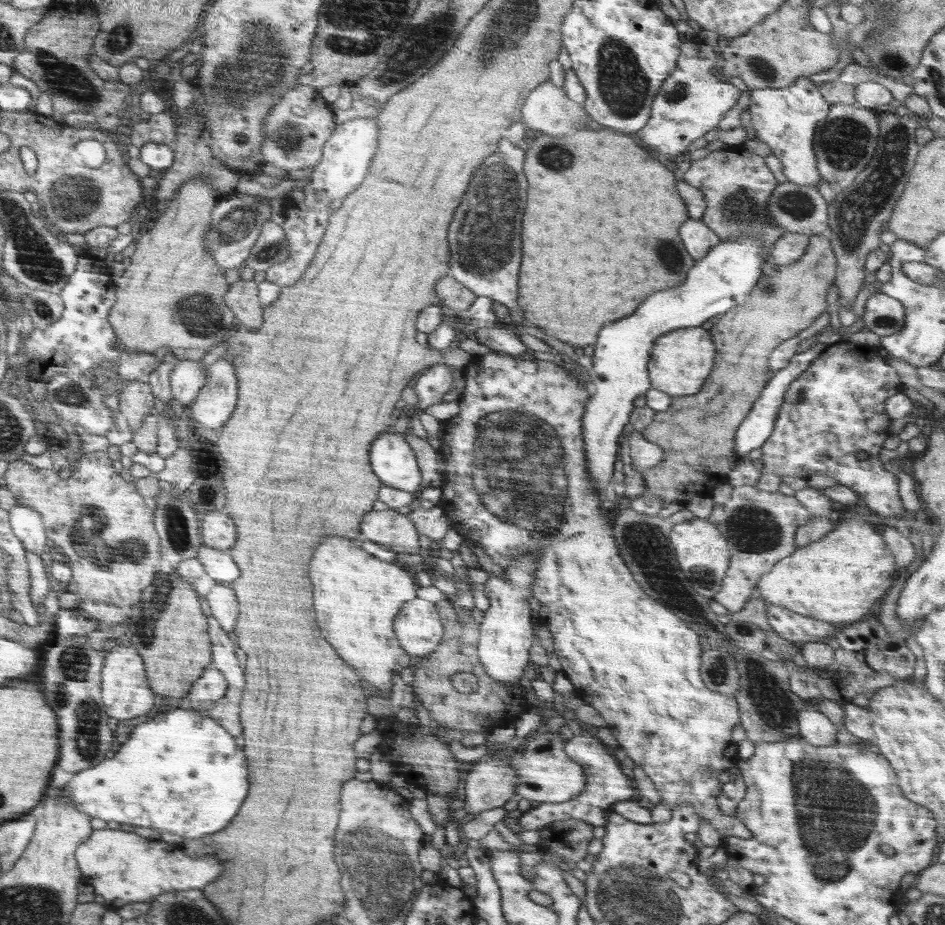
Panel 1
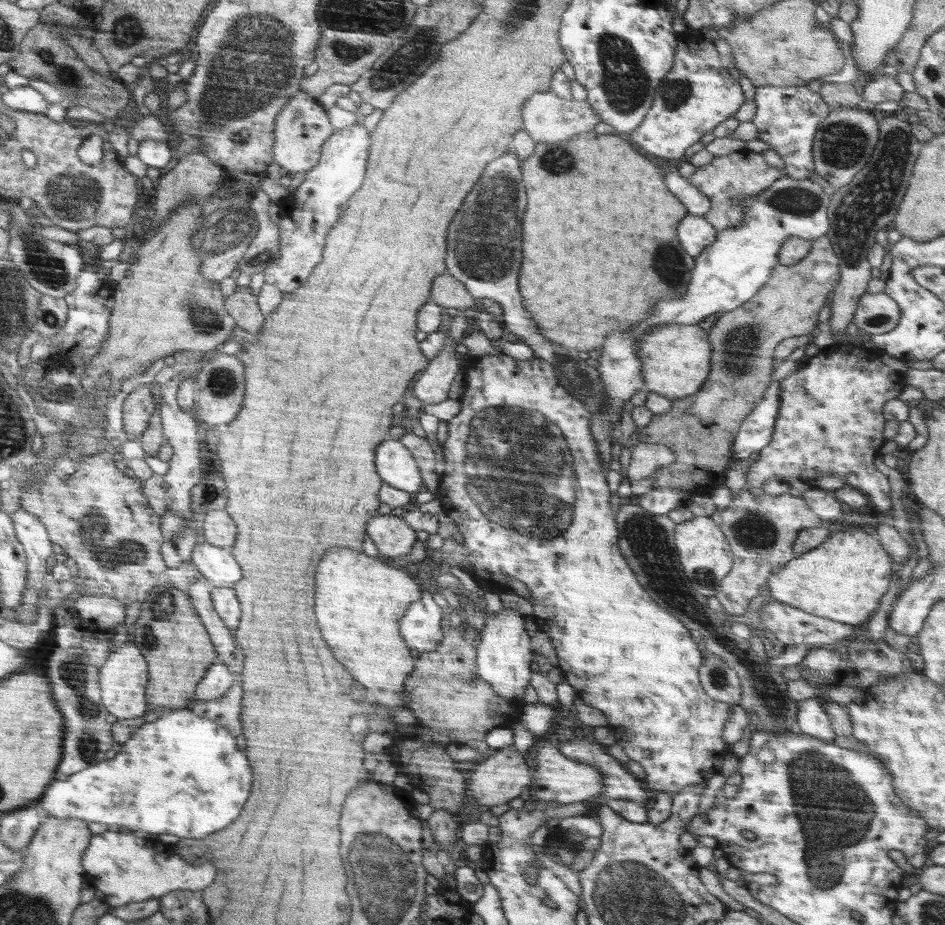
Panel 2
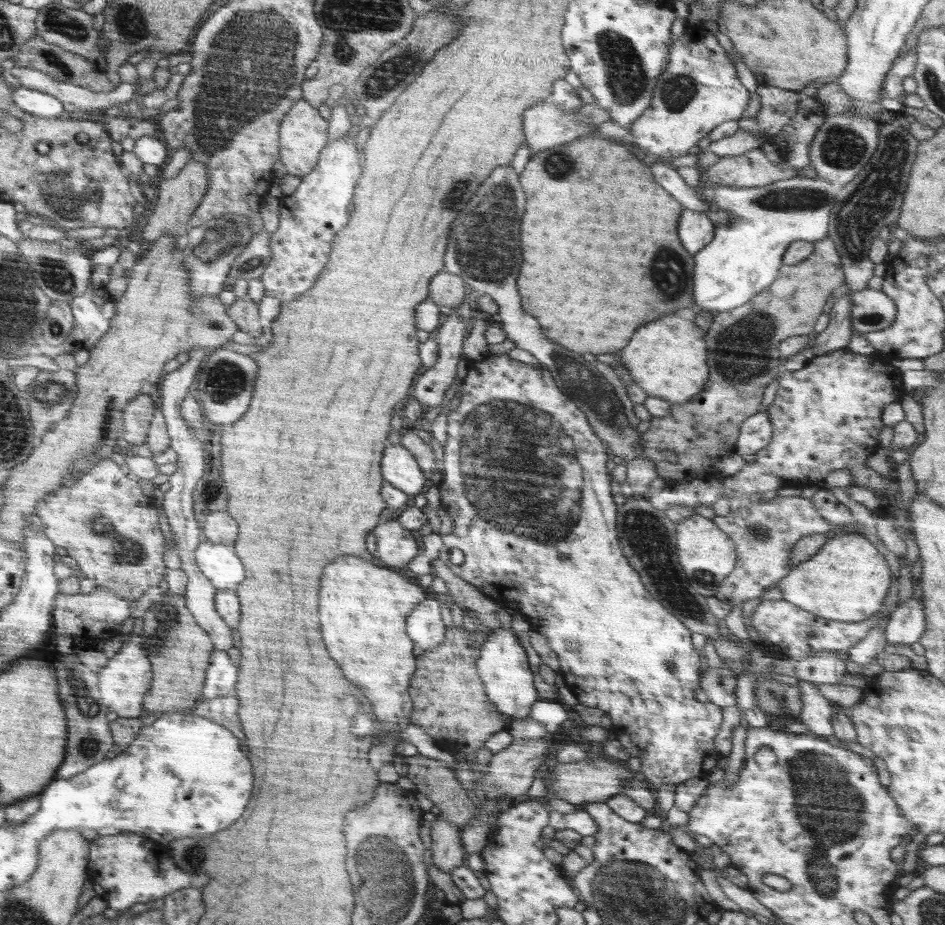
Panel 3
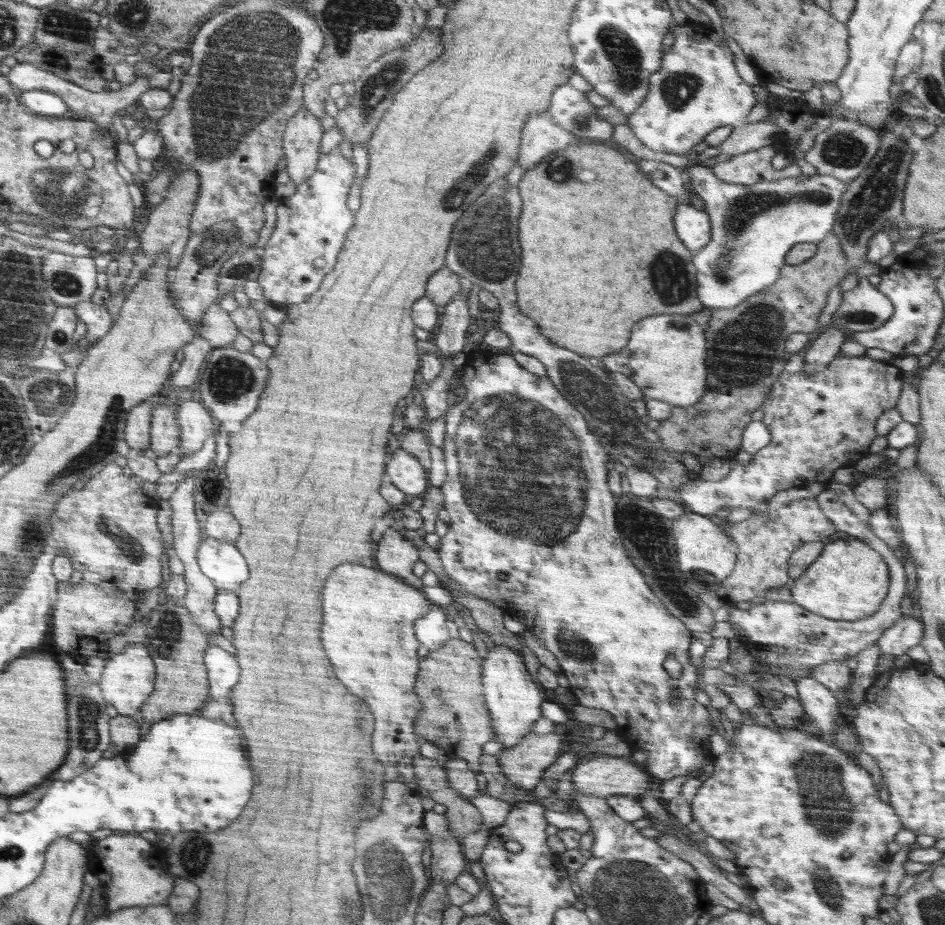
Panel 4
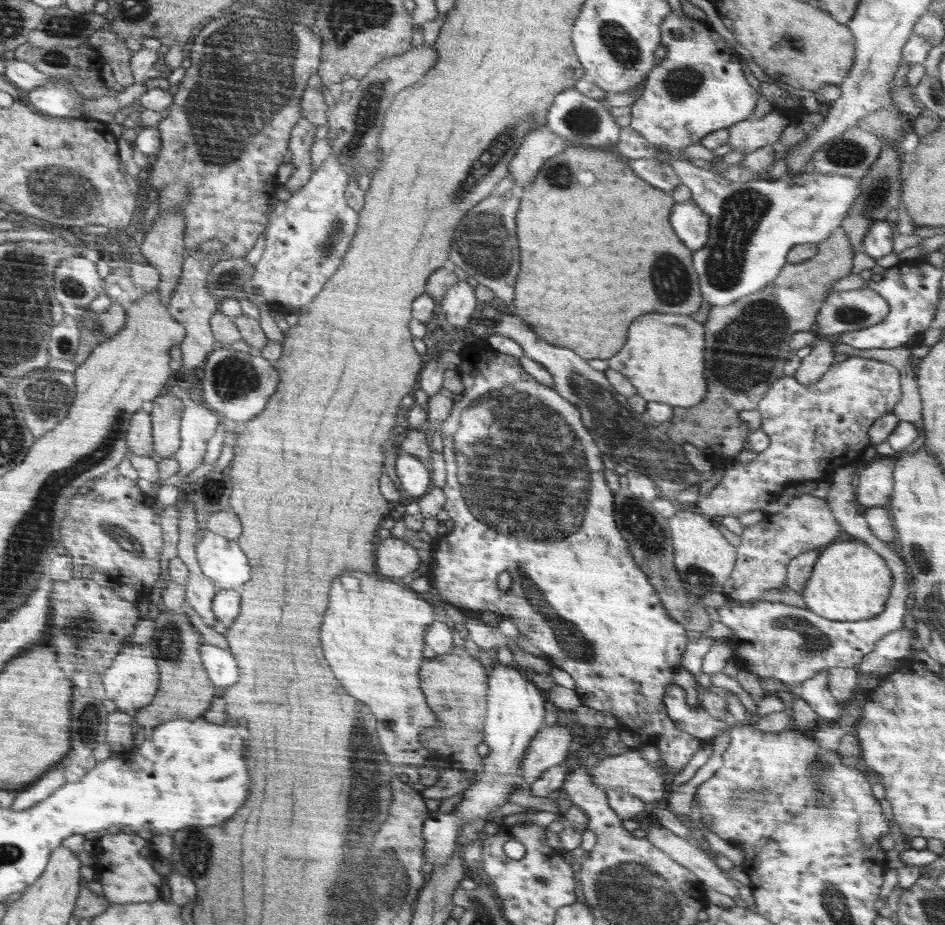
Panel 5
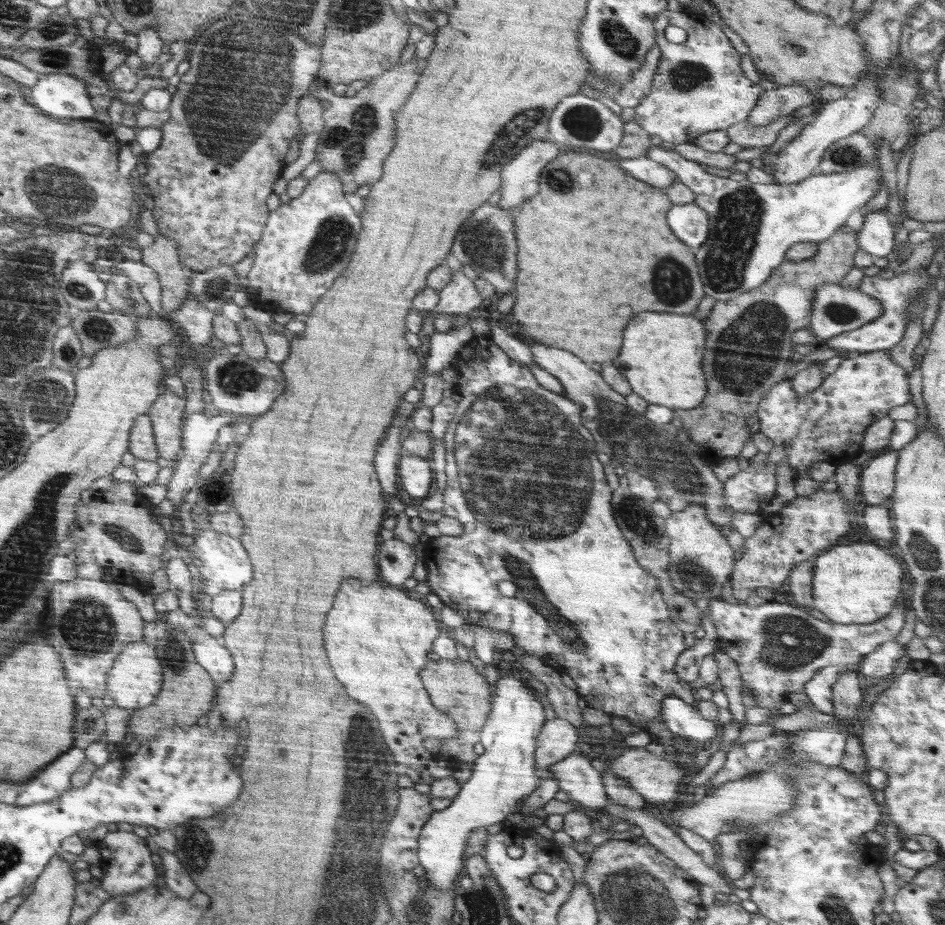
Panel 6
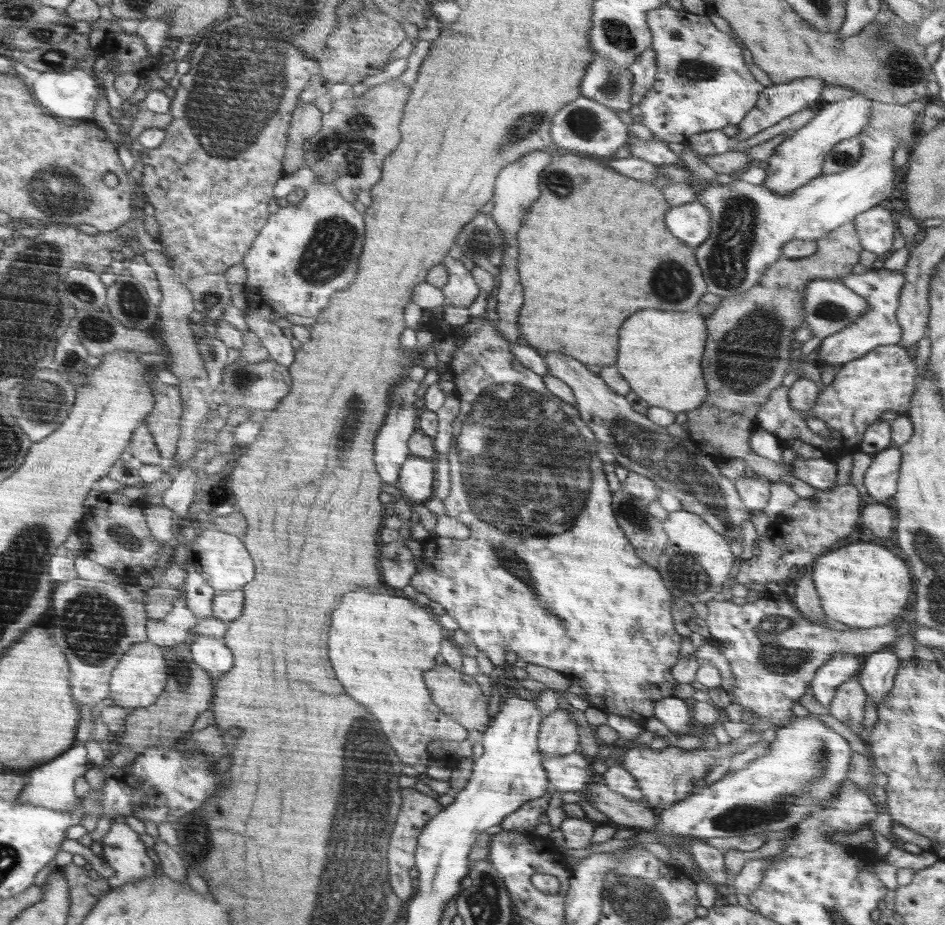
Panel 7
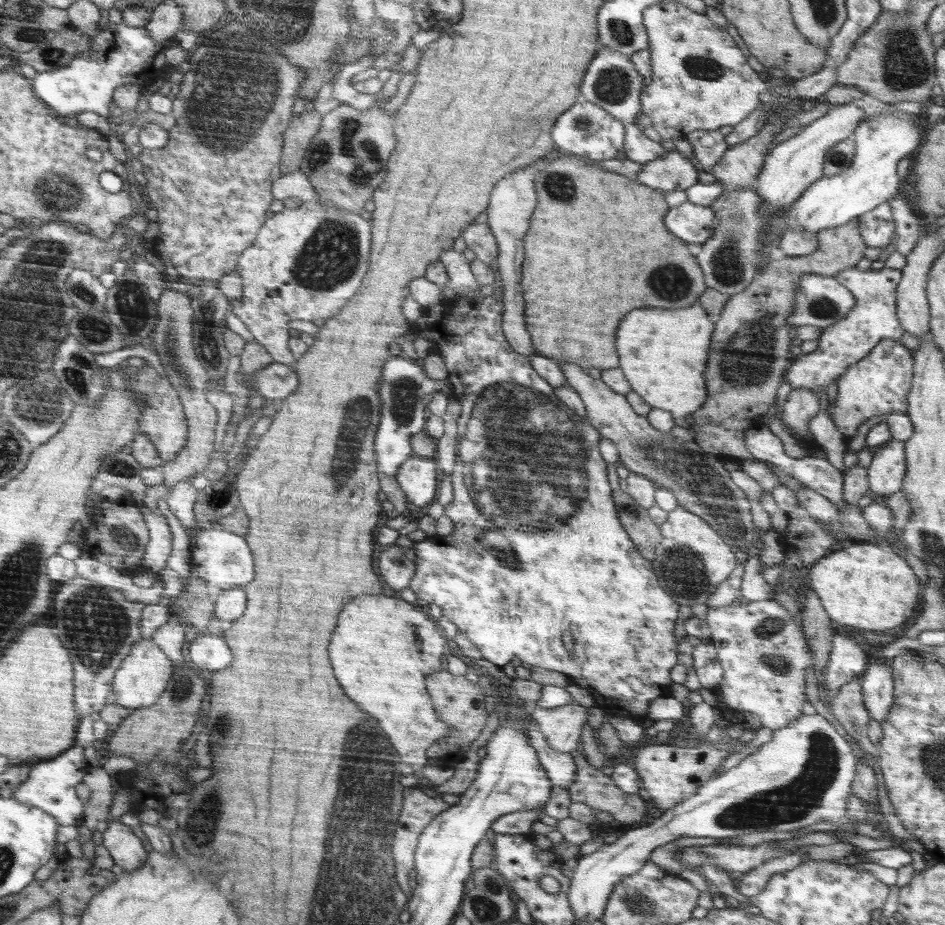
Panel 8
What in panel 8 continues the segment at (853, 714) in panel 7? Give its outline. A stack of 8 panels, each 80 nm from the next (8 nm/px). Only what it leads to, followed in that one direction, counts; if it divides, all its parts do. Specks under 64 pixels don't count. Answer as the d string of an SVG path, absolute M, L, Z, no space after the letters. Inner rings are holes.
M860 675L840 687L837 695L830 702L831 710L836 720L842 724L842 728L859 742L863 750L872 756L878 756L878 748L868 739L870 718L864 706L861 684Z

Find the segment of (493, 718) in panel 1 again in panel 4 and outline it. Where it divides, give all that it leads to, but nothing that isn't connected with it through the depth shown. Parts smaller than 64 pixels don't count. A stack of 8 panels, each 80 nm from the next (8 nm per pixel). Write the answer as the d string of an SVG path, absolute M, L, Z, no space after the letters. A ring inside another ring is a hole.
M464 635L462 638L448 640L445 646L430 651L428 656L423 658L415 687L416 694L420 699L420 706L423 707L420 717L417 717L416 734L420 734L432 744L447 751L446 754L452 757L456 750L462 750L462 746L468 746L468 750L464 752L468 756L465 760L470 770L473 771L479 771L480 769L482 745L493 738L491 713L487 704L486 691L483 689L482 678L482 660L480 660L478 652L474 650L472 640Z

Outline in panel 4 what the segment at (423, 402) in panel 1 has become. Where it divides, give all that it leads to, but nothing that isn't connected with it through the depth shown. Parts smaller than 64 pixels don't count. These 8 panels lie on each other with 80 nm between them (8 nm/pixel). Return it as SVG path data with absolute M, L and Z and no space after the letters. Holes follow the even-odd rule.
M462 290L441 307L440 318L440 332L434 335L436 346L442 357L450 361L454 359L453 355L463 350L464 341L467 339L466 330L471 325L472 316L468 311L467 296ZM441 363L441 373L431 382L419 381L418 390L424 398L424 409L426 411L427 422L435 418L440 418L447 412L447 394L449 390L448 380L452 379L456 371L452 363Z

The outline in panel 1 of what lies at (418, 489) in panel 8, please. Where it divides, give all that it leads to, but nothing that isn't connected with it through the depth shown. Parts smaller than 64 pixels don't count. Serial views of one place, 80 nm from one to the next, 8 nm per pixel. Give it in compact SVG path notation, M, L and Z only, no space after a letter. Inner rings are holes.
M386 432L372 444L372 466L385 485L416 493L420 482L420 471L416 466L415 451L407 442L407 433Z

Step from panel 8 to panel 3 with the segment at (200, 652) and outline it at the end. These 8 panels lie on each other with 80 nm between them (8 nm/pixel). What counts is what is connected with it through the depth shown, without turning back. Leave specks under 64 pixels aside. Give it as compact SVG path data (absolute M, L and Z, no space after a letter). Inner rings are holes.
M216 650L216 658L212 658L212 670L208 670L208 682L204 681L203 697L202 700L208 700L208 698L218 698L218 696L226 696L234 684L236 684L236 666L230 662L228 654L224 650Z

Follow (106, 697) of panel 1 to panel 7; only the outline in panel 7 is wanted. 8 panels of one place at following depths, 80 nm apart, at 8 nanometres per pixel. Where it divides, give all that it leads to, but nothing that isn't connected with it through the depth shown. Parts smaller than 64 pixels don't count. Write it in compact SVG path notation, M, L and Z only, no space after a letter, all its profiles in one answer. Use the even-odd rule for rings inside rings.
M141 642L132 646L128 654L119 661L111 676L110 698L114 705L128 709L144 708L155 705L167 683L167 666L163 655L163 648L153 642Z

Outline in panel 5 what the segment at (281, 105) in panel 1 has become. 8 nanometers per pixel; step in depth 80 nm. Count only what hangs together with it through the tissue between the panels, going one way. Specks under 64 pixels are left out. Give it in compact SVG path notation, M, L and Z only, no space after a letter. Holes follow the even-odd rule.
M304 118L300 119L295 128L292 129L291 150L288 152L292 154L290 164L293 164L295 169L288 181L283 184L288 192L298 192L314 176L313 170L310 170L310 154L308 154L310 146L314 144L314 132L316 132L314 123Z

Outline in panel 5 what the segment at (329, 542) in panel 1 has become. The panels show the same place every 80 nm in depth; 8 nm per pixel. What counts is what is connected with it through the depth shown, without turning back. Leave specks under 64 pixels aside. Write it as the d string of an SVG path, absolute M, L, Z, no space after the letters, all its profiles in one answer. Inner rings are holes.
M362 571L348 572L332 582L332 606L328 606L328 622L324 622L324 654L328 654L328 662L332 662L332 670L336 670L336 678L348 686L348 694L360 698L376 715L380 750L393 765L423 765L428 752L422 748L418 736L439 724L424 698L422 683L418 682L418 670L424 661L424 638L432 623L432 606L392 578Z

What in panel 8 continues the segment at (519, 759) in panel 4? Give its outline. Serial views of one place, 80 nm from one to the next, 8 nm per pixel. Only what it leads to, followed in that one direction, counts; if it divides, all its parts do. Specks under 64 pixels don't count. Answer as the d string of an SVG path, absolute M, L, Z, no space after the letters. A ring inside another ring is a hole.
M578 703L551 709L531 707L531 716L539 724L547 743L563 753L572 752L578 746L588 713L589 710Z

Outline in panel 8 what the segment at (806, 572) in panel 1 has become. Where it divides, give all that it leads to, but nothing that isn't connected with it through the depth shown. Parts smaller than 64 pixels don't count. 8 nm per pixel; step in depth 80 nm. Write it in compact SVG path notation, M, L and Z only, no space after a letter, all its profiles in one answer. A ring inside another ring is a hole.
M856 544L856 546L839 546L842 550L830 552L826 557L818 560L810 570L810 583L812 590L820 599L827 616L836 626L854 627L866 631L888 632L899 634L911 624L912 615L916 606L920 605L918 592L920 592L919 578L908 566L906 559L900 558L886 550L881 544Z

